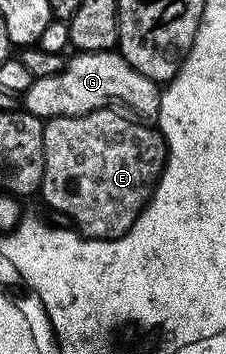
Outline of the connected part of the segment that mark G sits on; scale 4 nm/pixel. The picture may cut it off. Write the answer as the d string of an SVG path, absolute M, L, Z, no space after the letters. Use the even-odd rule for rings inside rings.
M107 49L93 53L77 52L72 56L67 58L64 69L56 74L33 80L29 89L22 94L22 105L27 112L47 119L86 115L90 111L109 107L123 107L129 114L139 115L144 119L159 118L161 86L146 79L146 75L134 71L134 67L126 63L119 51Z

